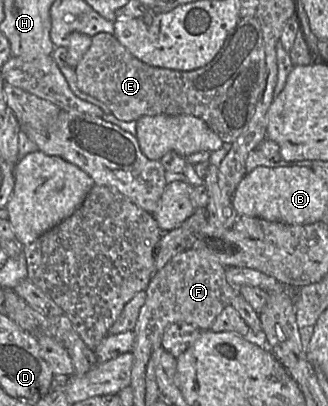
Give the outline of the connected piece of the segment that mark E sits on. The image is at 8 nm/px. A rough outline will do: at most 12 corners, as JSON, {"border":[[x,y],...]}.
{"border":[[255,17],[191,71],[147,65],[98,33],[77,87],[122,121],[202,119],[223,143],[266,86]]}

